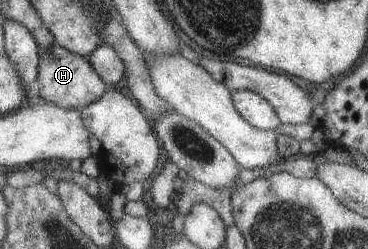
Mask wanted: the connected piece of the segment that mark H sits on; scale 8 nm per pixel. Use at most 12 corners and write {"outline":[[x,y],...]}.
{"outline":[[41,48],[39,98],[62,109],[100,101],[108,85],[87,57]]}

